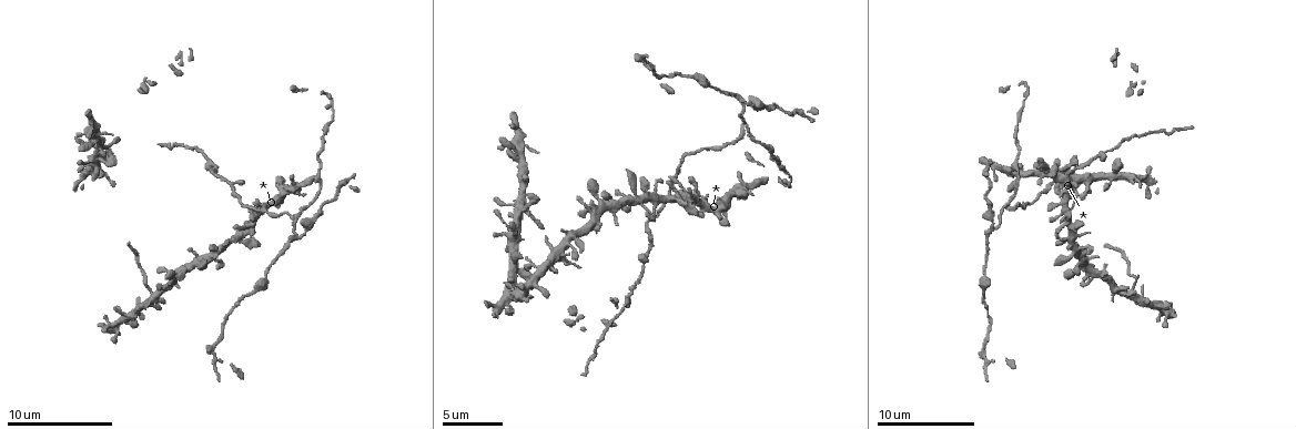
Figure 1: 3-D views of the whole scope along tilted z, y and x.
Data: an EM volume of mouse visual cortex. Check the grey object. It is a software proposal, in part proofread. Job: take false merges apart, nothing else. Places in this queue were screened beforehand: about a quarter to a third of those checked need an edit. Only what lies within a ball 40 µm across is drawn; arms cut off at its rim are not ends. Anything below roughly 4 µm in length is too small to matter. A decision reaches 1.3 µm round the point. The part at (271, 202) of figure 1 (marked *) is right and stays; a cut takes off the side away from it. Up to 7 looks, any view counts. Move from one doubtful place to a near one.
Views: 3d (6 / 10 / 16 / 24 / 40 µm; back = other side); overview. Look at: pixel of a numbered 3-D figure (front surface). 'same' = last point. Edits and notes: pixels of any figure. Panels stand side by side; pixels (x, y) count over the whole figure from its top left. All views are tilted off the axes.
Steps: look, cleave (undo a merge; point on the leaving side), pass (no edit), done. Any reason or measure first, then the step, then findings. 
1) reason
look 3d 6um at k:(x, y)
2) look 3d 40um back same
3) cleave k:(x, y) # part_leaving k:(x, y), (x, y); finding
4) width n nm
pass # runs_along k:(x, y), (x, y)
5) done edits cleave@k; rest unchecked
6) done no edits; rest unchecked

four-way junction
look 3d 10um at 1:(560, 257)

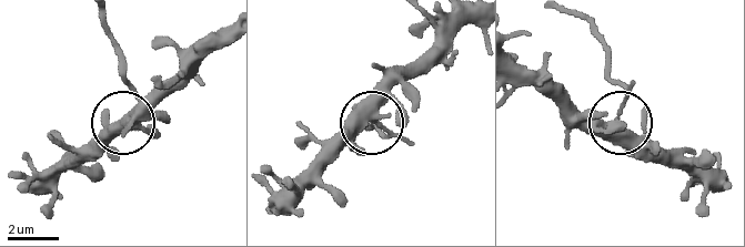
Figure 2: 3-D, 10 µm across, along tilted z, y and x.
cleave 2:(408, 140) # two cells meet here

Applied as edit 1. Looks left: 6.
look overview

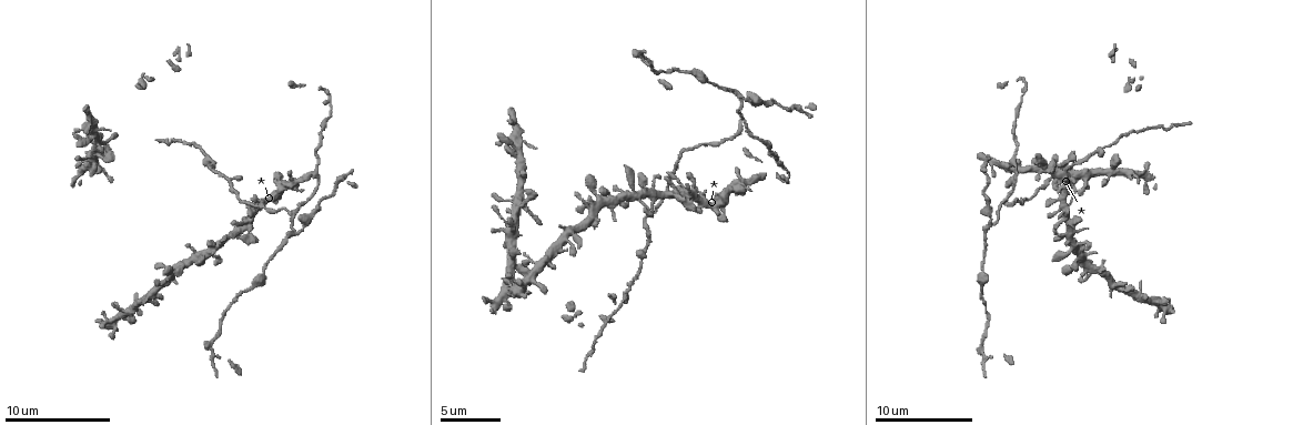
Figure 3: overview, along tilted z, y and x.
calibre changes
look 3d 10um at 3:(690, 71)

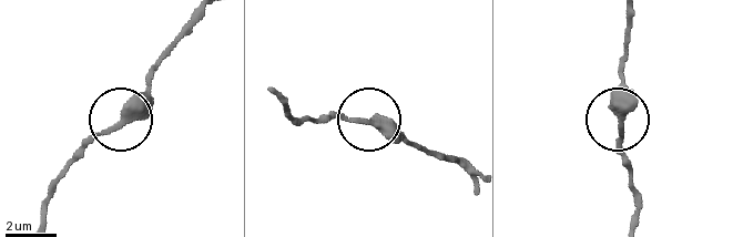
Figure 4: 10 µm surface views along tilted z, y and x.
look 3d 10um back at 4:(618, 119)

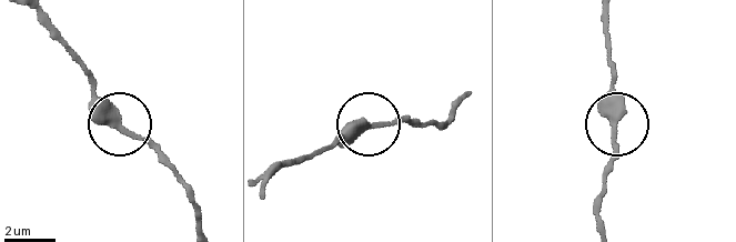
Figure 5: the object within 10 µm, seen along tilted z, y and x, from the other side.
pass # runs_along 5:(604, 23), (617, 130), (602, 192); continuous, no second cell

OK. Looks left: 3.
a fork
look 3d 10um at 3:(990, 223)

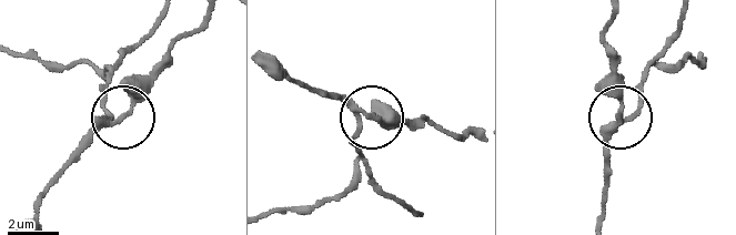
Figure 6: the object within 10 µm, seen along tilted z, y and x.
look 3d 6um at 6:(114, 120)

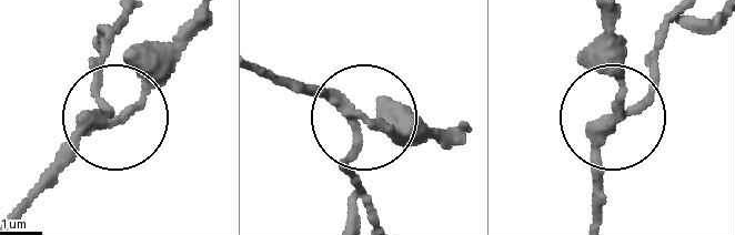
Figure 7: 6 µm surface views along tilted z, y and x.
arms 3
pass # runs_along 7:(98, 34), (99, 96), (111, 114), (129, 109), (200, 30); all the same cell

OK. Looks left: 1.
done edits cleave@2; rest unchecked

